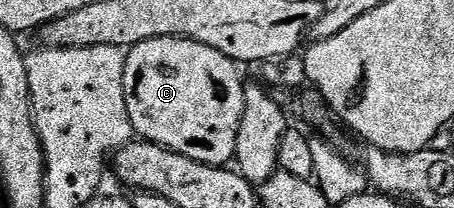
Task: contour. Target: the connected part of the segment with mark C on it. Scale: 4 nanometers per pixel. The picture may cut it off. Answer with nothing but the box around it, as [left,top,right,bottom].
[125,37,246,166]

